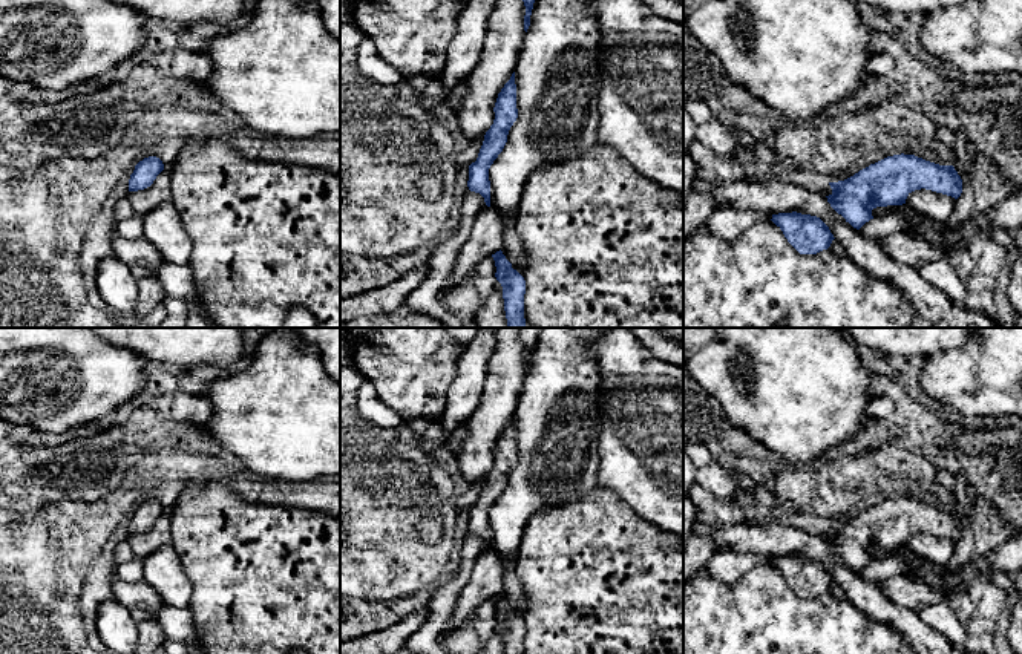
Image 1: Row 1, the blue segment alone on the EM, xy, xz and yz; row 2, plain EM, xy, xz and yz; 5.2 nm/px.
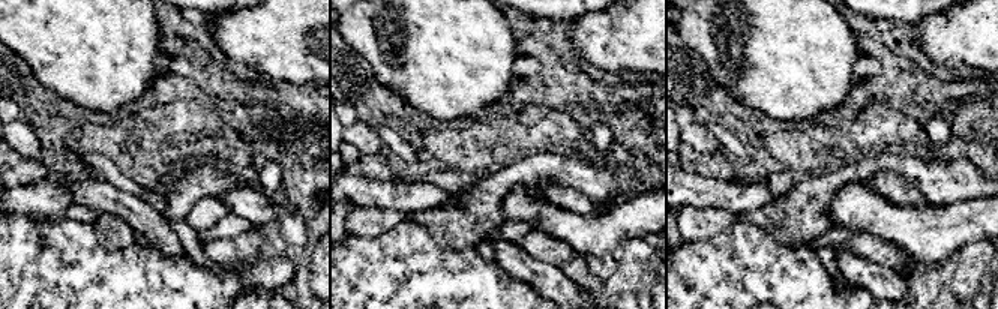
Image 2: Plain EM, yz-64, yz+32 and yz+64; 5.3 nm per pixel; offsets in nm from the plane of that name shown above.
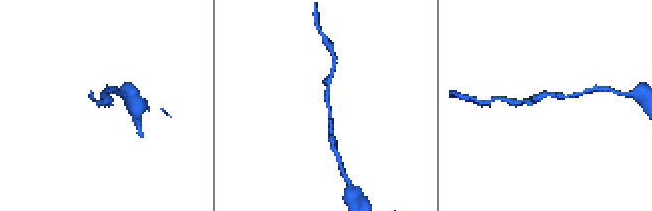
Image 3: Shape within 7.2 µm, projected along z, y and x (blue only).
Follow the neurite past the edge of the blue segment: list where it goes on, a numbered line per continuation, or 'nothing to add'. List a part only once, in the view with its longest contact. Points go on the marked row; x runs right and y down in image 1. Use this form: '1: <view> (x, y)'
nothing to add

